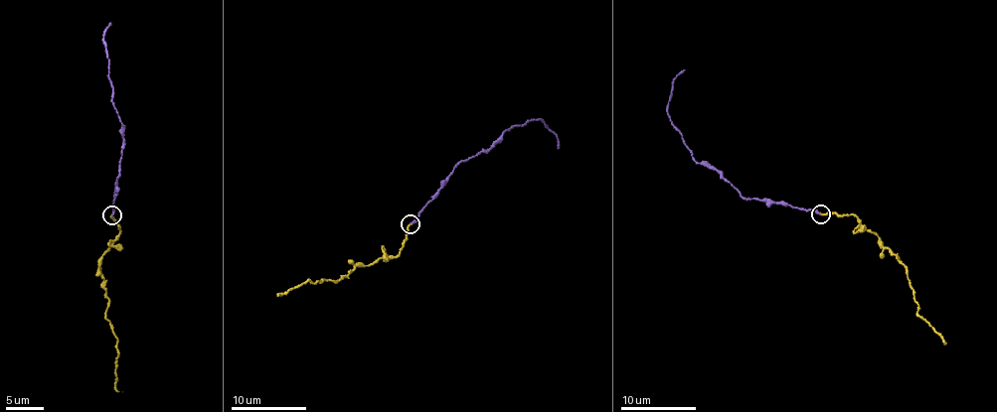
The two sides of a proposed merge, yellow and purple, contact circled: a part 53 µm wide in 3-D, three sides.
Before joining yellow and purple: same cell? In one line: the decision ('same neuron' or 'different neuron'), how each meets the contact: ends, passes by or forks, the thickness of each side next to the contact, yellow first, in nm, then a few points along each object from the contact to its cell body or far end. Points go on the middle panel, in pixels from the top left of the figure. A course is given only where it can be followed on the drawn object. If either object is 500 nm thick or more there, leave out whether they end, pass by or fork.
same neuron | yellow ends | purple ends | 240/200 nm | yellow via (410, 224), (399, 254), (352, 270), (335, 283), (322, 278), (314, 283), (307, 279), (281, 295) | purple via (410, 222), (416, 219), (419, 209), (458, 163), (476, 156), (513, 127), (540, 118), (558, 142), (557, 148)

